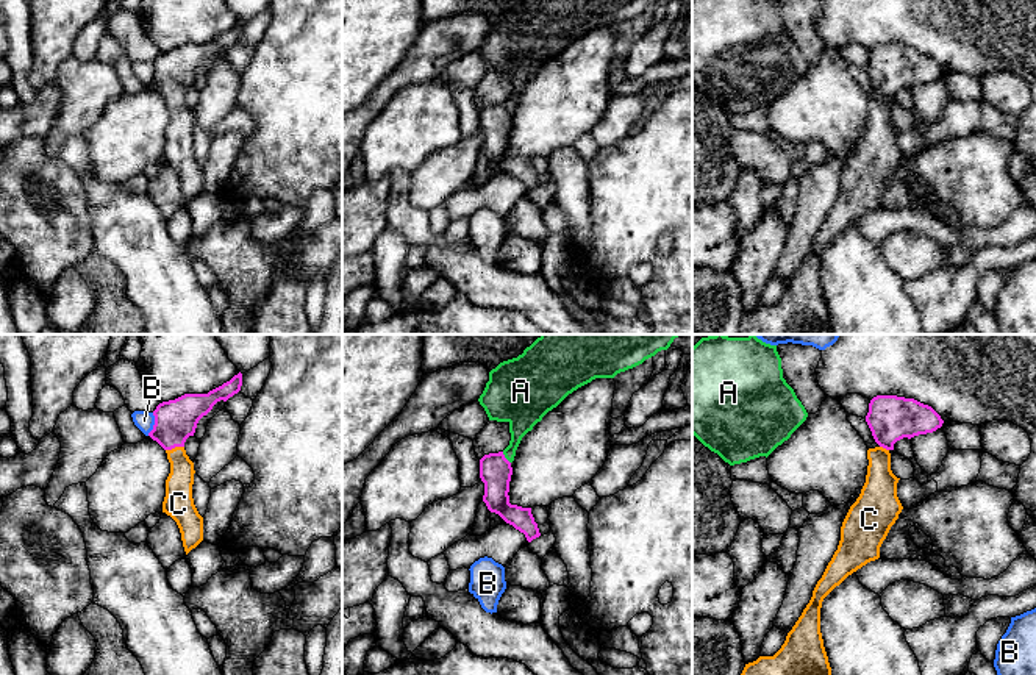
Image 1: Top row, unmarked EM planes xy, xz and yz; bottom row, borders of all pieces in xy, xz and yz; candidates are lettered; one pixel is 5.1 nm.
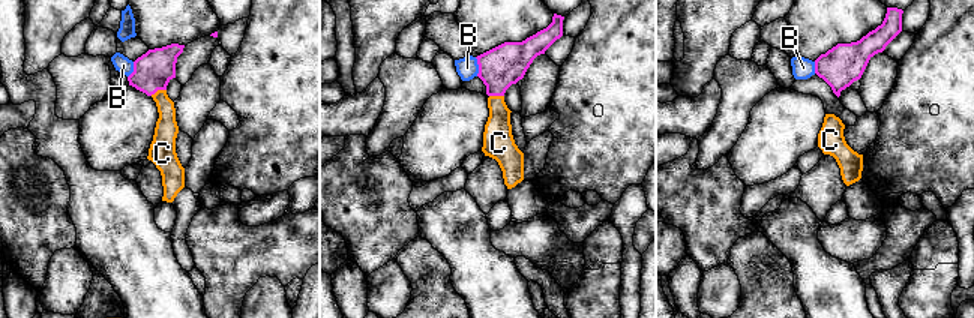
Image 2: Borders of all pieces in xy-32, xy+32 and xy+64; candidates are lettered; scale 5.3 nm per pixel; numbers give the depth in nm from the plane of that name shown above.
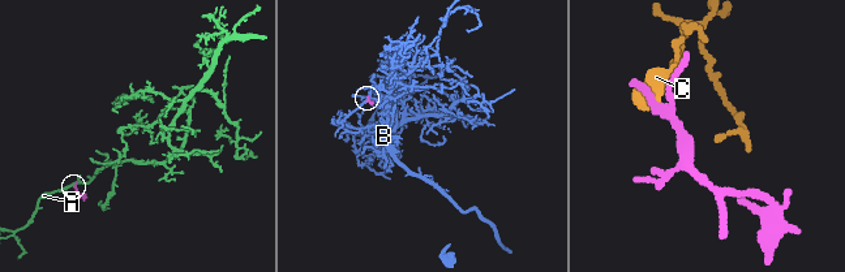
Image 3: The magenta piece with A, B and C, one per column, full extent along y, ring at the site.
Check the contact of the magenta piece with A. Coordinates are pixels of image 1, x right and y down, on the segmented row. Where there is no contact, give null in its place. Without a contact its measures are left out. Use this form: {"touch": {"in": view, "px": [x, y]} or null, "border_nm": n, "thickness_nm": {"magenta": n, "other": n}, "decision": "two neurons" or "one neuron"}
{"touch": {"in": "xz", "px": [505, 458]}, "border_nm": 80, "thickness_nm": {"magenta": 170, "other": 170}, "decision": "two neurons"}

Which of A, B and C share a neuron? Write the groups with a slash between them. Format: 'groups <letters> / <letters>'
groups A / B / C

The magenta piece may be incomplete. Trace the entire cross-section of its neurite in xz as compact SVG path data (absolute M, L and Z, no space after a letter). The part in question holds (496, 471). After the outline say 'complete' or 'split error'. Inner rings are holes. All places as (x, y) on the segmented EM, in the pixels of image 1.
M503 452L484 455L480 459L480 478L484 483L483 502L491 512L498 514L506 523L525 534L527 541L539 538L539 528L531 508L509 503L511 462Z; complete

